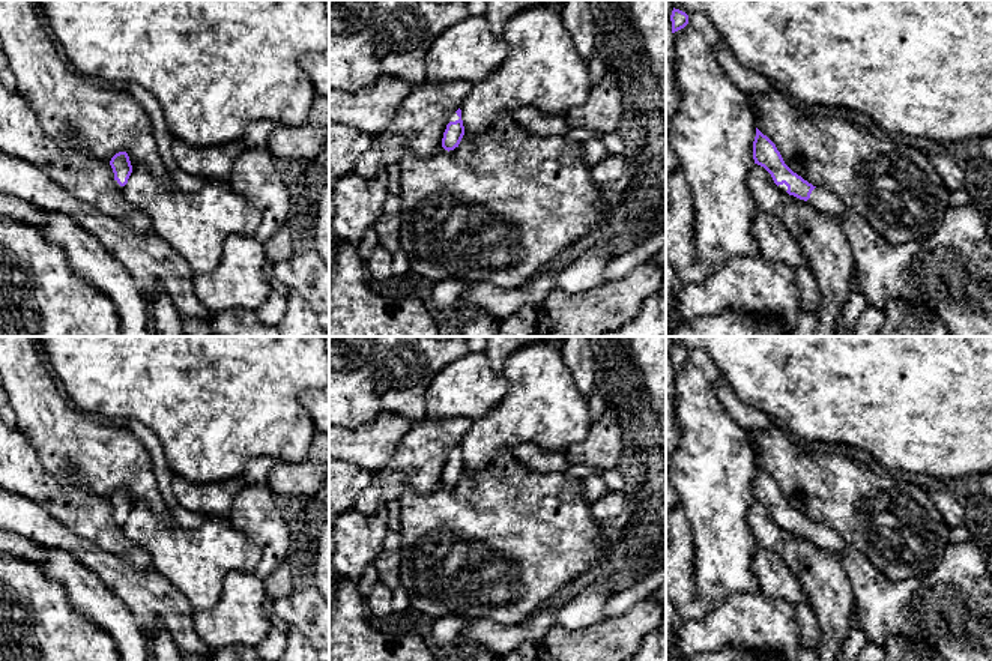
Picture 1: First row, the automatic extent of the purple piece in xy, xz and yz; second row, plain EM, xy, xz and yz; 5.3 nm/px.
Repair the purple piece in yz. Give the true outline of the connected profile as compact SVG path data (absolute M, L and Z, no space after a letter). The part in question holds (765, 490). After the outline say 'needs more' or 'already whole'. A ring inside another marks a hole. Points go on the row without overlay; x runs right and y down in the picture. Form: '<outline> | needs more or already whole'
M756 464L753 478L755 500L764 503L773 514L780 527L807 538L818 547L831 553L842 553L846 548L843 538L833 529L816 524L801 512L794 509L783 497L776 481Z | needs more

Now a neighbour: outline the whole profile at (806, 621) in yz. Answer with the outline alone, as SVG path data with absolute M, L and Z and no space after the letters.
M803 599L795 610L795 622L798 626L801 647L816 647L819 643L819 625L810 604L806 599Z

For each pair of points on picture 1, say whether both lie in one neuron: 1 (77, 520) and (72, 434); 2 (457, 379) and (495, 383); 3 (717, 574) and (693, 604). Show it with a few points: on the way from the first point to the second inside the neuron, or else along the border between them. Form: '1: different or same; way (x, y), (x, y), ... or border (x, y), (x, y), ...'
1: different; border (45, 467), (65, 484), (84, 487), (108, 499)
2: same; way (466, 383), (486, 383)
3: different; border (693, 561), (693, 585), (701, 595)

